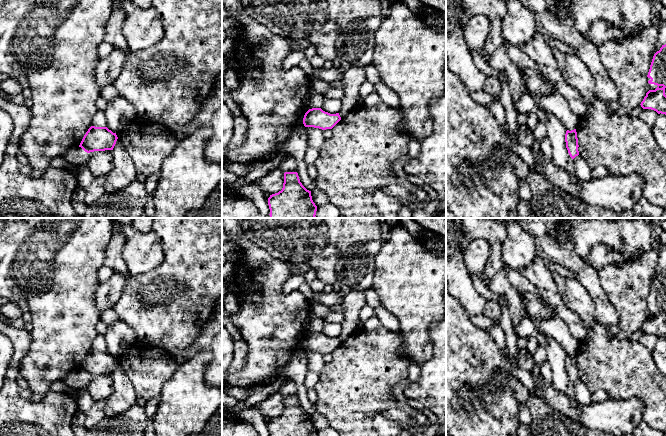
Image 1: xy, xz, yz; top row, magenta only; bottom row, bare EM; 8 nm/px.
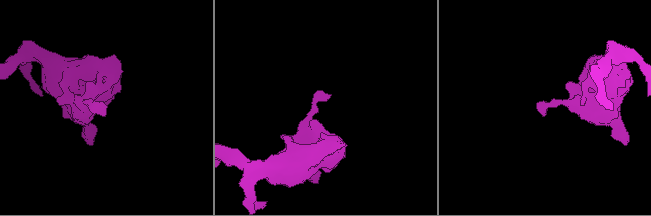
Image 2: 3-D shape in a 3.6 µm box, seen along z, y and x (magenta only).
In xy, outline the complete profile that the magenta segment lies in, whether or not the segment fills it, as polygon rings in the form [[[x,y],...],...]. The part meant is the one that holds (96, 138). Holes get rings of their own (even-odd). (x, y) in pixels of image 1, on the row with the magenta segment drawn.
[[[91,126],[84,135],[79,147],[85,152],[113,150],[118,137],[107,127]]]

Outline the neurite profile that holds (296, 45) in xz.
[[[305,39],[291,40],[290,47],[292,51],[304,51],[309,45],[310,43]]]

